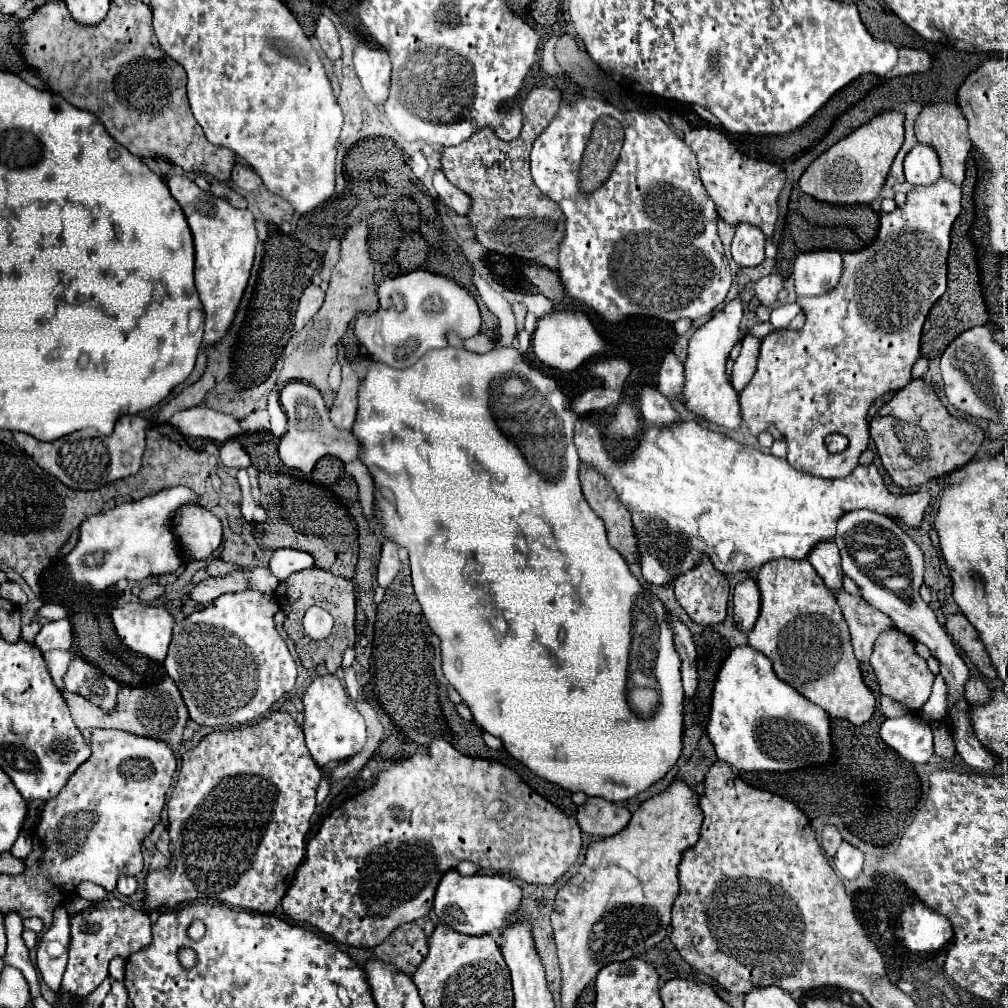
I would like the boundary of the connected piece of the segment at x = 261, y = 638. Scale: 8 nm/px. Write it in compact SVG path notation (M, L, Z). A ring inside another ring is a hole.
M256 590L226 592L206 608L192 612L190 616L174 624L174 636L164 660L164 668L180 688L194 722L198 722L200 726L210 726L214 730L238 726L242 722L264 716L278 698L292 690L296 682L296 662L276 630L274 614L278 610L280 604L274 594Z

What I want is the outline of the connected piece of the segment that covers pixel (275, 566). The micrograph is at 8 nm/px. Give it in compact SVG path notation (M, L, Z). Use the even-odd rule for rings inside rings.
M274 550L270 562L268 562L268 568L270 572L282 582L286 580L290 574L298 572L298 570L304 570L304 568L312 568L314 566L314 558L308 554L308 552L302 552L302 550Z

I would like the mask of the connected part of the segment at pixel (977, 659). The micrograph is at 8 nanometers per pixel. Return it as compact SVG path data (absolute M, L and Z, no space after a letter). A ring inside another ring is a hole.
M960 612L946 616L946 632L962 648L962 652L970 658L970 662L976 666L976 670L984 678L988 678L988 680L998 678L998 672L994 672L996 666L990 664L990 658L984 650L984 644L978 638L978 632L974 630L974 626Z

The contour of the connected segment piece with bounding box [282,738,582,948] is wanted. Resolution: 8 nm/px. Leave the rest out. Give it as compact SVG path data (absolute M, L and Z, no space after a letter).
M442 738L432 740L428 752L416 752L410 758L400 760L400 762L382 760L378 756L378 748L376 748L376 752L368 760L368 764L356 776L346 776L340 784L334 784L334 788L330 788L330 794L328 794L326 802L322 804L322 808L324 806L328 806L328 814L324 816L318 834L306 846L306 856L300 864L300 868L296 870L296 876L294 876L286 896L282 898L282 908L292 920L308 922L308 924L316 926L318 930L322 930L324 934L332 936L336 942L346 944L346 946L358 946L358 948L376 948L400 924L414 922L418 918L428 916L432 910L434 892L436 892L436 886L438 886L442 874L450 868L456 868L462 860L472 860L474 864L480 864L482 872L508 874L508 876L514 876L514 878L520 878L520 880L526 880L532 884L550 886L552 882L562 878L564 872L578 860L578 854L582 848L582 834L580 834L578 822L574 818L566 816L552 802L544 800L540 794L536 794L512 768L508 768L496 760L464 756L450 742L446 742Z

